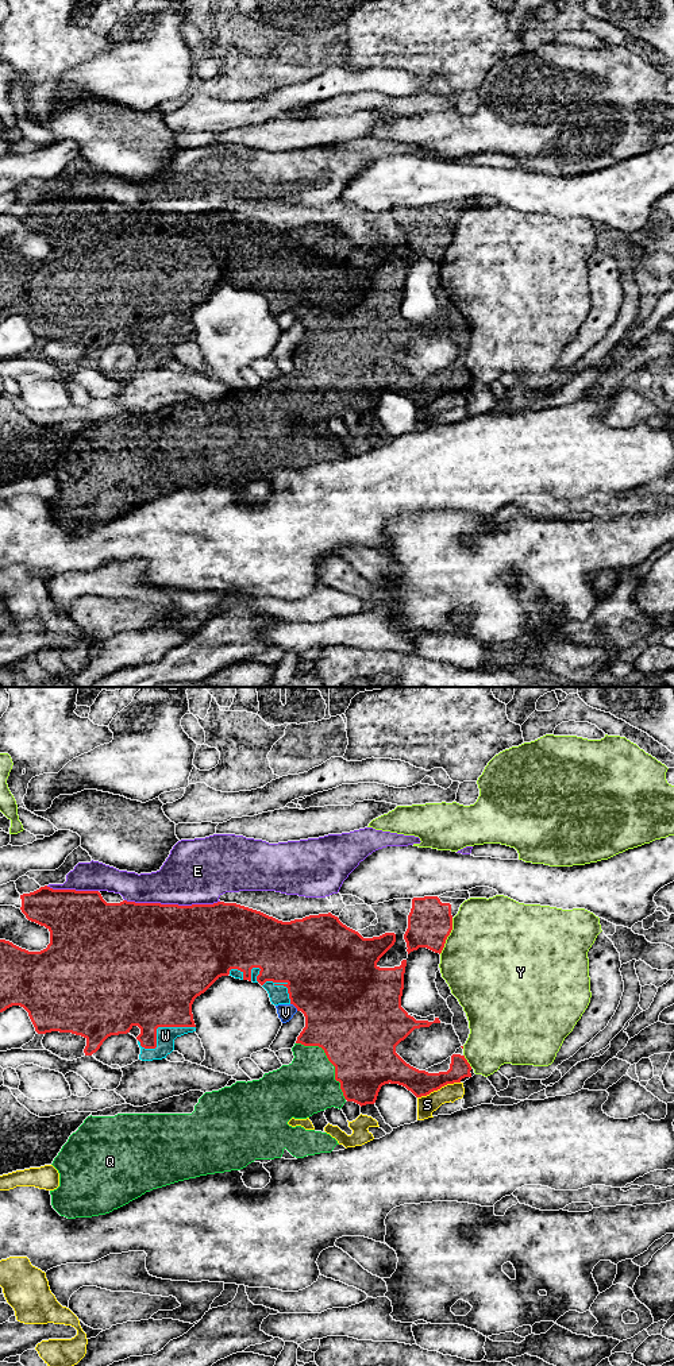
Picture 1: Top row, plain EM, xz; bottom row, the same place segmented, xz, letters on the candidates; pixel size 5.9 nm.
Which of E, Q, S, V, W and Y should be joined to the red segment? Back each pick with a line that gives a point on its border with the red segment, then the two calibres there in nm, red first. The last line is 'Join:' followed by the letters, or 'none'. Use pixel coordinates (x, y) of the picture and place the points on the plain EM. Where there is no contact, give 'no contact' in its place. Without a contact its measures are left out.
Q: contact xz (328, 369); calibres 480 and 340 nm
Join: Q

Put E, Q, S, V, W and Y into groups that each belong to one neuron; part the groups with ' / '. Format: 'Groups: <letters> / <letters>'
Groups: E / Q / S / V / W / Y

